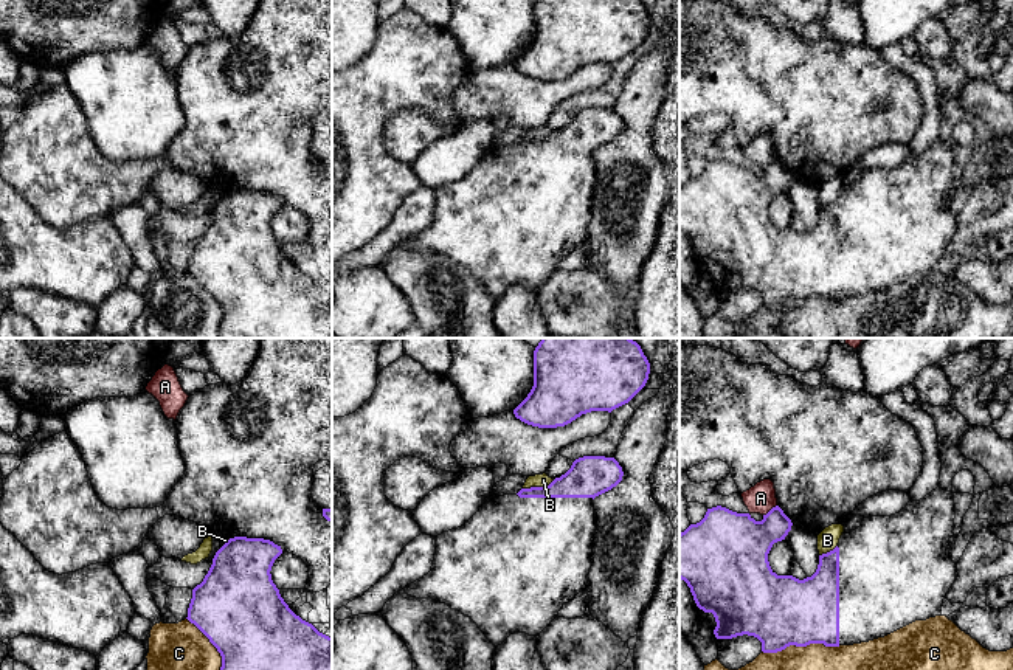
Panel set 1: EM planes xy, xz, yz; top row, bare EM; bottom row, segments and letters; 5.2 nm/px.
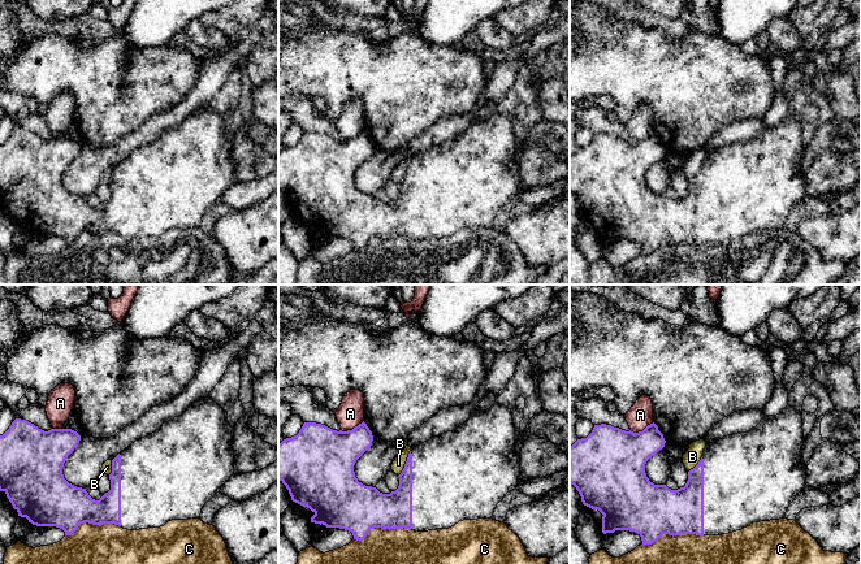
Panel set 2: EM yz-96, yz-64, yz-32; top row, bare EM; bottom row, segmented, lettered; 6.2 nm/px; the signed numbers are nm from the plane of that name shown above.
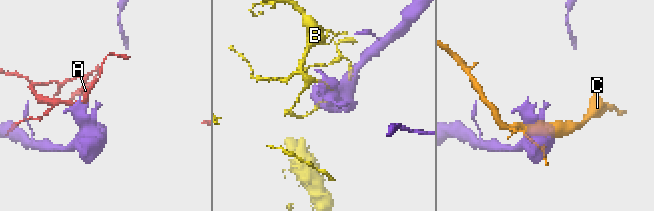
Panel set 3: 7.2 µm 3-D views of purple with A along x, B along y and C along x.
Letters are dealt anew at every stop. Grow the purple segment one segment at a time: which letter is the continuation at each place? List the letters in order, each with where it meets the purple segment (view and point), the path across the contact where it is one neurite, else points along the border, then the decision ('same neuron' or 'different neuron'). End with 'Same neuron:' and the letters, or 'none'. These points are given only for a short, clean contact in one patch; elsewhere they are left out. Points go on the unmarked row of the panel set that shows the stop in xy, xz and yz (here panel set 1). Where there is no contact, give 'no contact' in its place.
A: meets purple in yz at (771, 162); different neuron
B: meets purple in xz at (539, 140); different neuron
C: meets purple in yz at (801, 298); different neuron
Same neuron: none

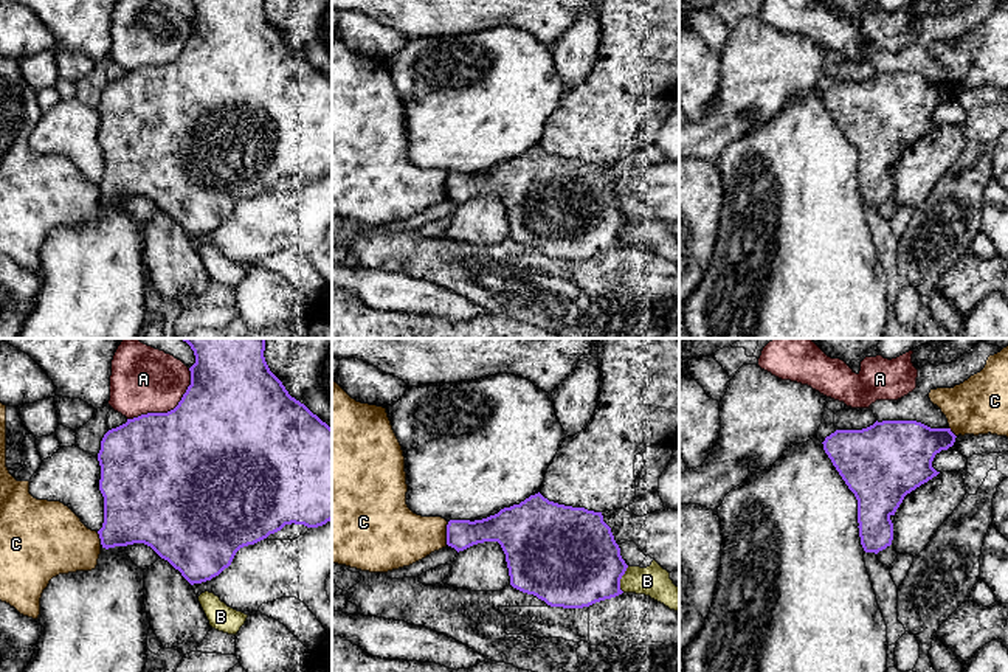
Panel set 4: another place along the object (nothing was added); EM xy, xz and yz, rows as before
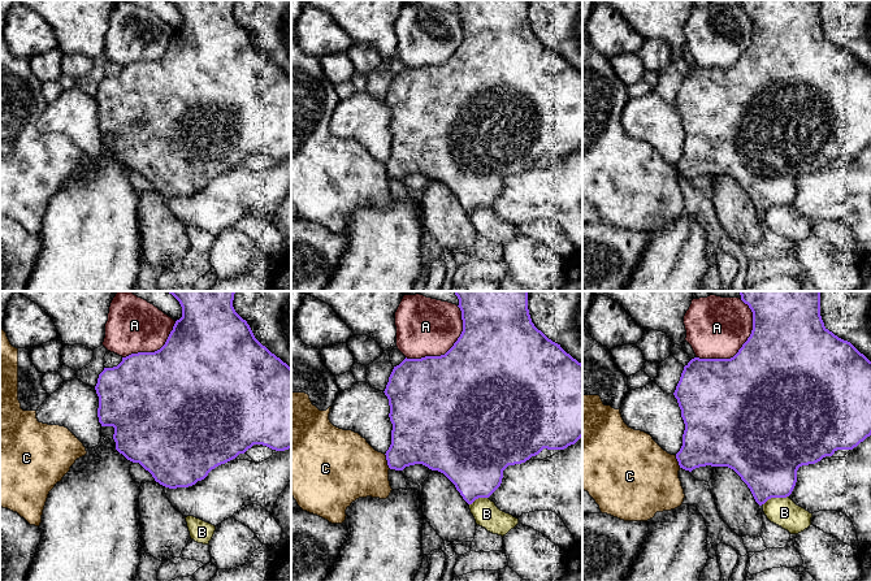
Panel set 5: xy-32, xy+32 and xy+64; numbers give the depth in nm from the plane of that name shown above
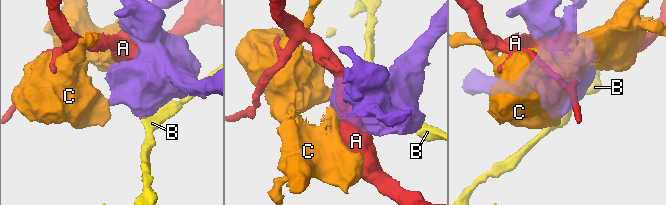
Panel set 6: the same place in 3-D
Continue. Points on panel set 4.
A: meets purple in xy at (171, 62); different neuron
B: meets purple in xz at (621, 230); different neuron
C: meets purple in xz at (447, 185); different neuron
Same neuron: none

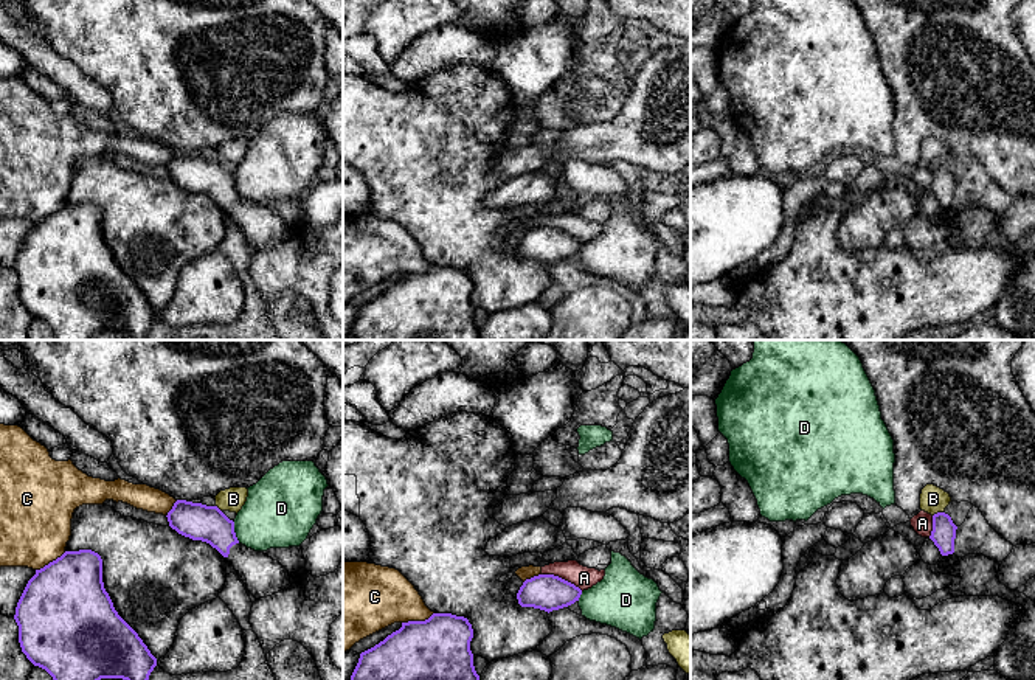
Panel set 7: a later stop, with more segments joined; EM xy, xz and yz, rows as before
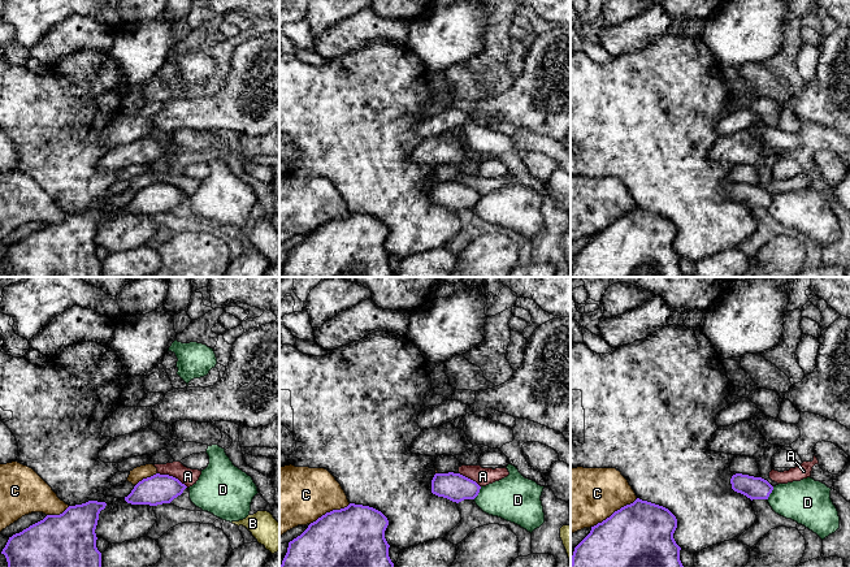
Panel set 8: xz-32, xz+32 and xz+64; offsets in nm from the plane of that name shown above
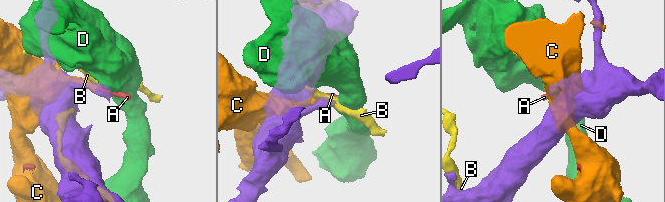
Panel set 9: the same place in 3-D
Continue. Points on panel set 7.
A: meets purple in xz at (560, 230); border along xz (540, 225), (557, 227), (582, 242); different neuron
B: meets purple in yz at (938, 165); different neuron
C: meets purple in xz at (418, 274); different neuron
D: meets purple in xy at (235, 185); border along xy (233, 174), (233, 183), (239, 194); different neuron
Same neuron: none

